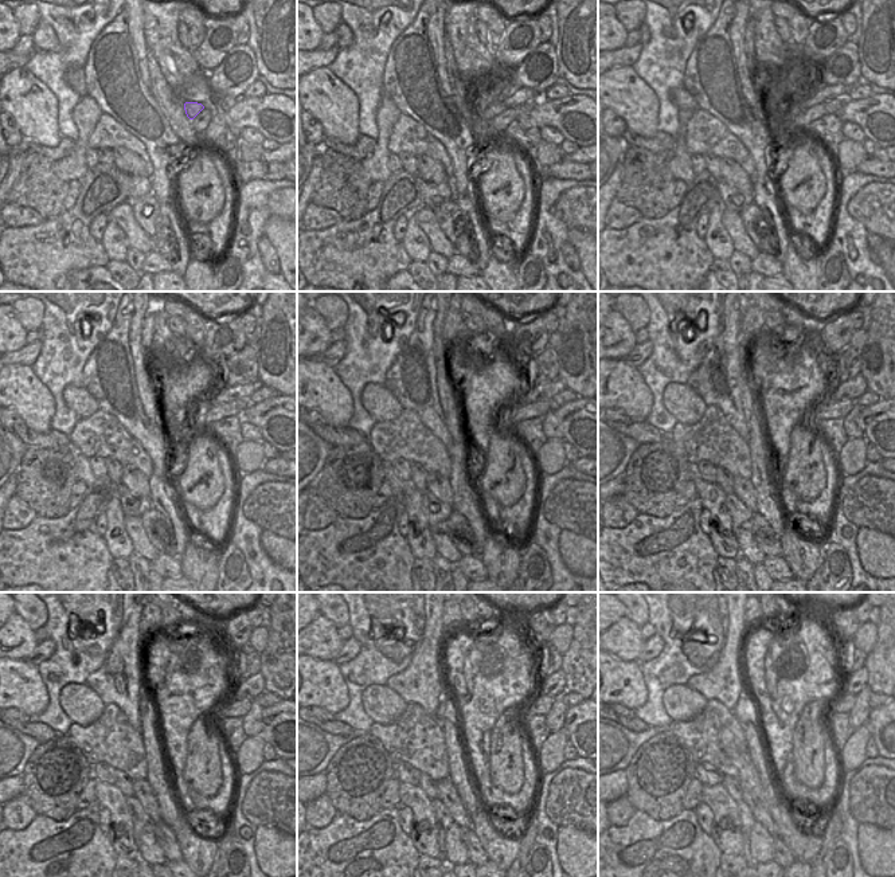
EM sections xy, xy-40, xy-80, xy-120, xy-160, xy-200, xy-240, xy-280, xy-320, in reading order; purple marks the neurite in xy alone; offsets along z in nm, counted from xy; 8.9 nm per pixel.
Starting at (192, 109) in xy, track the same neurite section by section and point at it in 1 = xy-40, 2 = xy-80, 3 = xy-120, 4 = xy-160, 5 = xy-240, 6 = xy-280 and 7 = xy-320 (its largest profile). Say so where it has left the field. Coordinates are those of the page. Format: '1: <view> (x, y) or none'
1: xy-40 (518, 97)
2: xy-80 (794, 106)
3: xy-120 (219, 395)
4: xy-160 (547, 391)
5: xy-240 (250, 688)
6: xy-280 (554, 684)
7: xy-320 (852, 684)

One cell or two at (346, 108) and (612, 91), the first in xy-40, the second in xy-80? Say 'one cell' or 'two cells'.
one cell

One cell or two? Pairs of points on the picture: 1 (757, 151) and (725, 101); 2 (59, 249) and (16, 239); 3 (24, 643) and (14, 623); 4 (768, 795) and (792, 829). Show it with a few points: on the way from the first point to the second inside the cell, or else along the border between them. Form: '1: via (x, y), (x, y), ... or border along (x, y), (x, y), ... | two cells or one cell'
1: via (757, 139), (734, 113) | one cell
2: via (49, 249), (27, 249) | one cell
3: via (22, 638), (15, 629) | one cell
4: via (774, 803), (785, 821) | one cell

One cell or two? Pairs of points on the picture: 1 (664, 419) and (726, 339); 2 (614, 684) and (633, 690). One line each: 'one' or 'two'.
1: two
2: one

